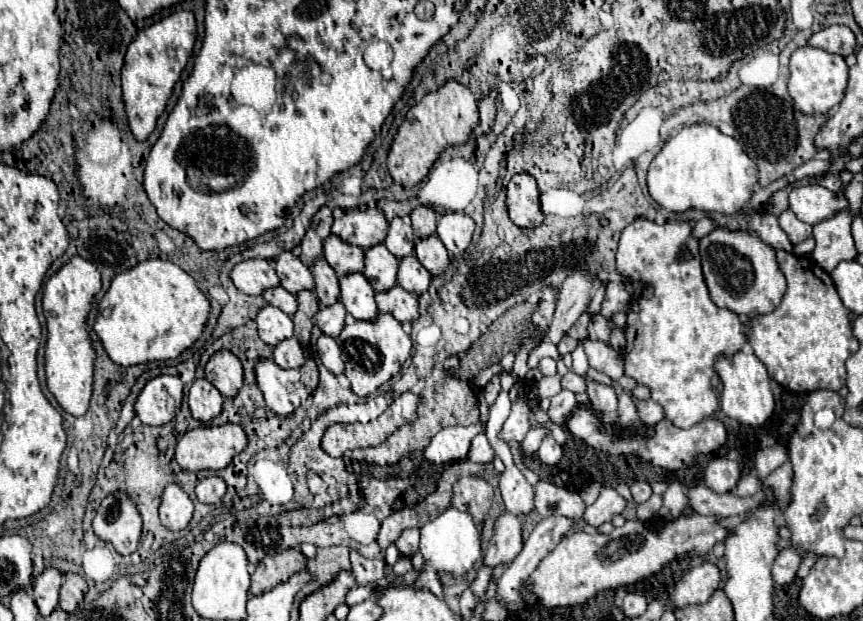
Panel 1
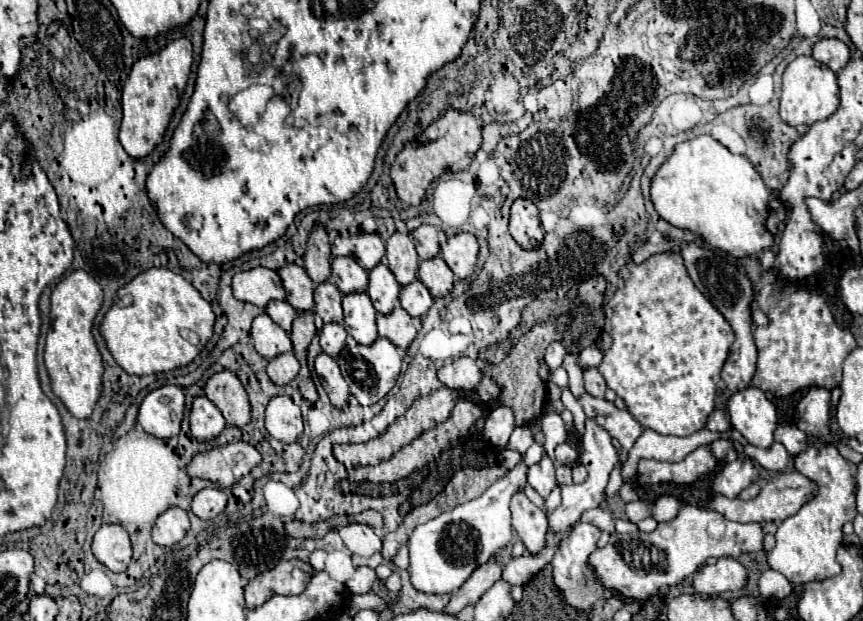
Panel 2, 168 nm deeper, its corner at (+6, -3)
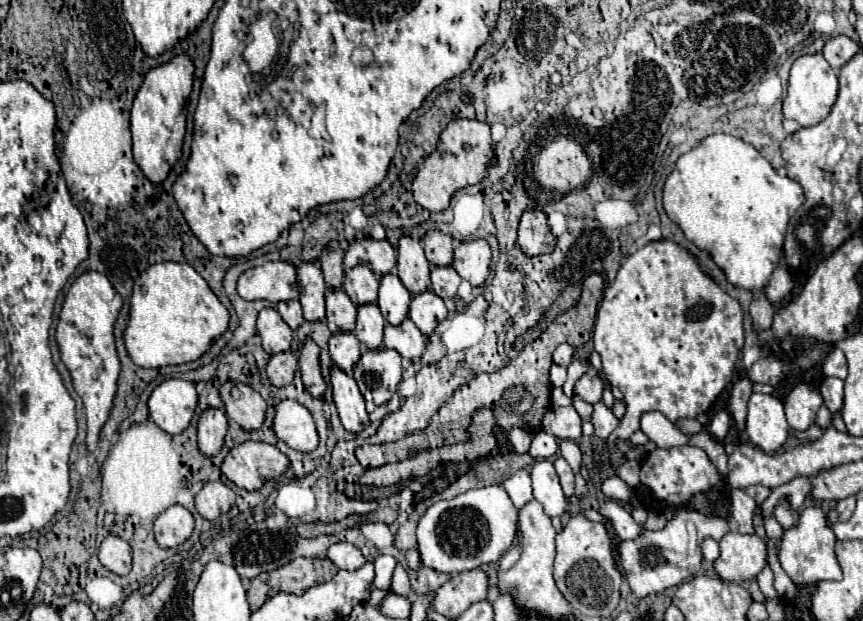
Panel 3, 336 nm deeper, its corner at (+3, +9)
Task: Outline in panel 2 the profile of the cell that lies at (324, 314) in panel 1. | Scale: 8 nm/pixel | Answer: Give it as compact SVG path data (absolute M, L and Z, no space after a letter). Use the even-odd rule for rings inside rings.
M324 324L322 328L322 334L320 334L320 346L322 346L322 352L332 356L332 358L338 358L340 350L344 348L344 342L346 342L346 330L342 324Z

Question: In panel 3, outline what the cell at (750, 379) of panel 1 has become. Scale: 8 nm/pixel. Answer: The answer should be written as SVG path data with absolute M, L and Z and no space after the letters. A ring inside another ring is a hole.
M753 392L747 406L745 432L749 440L763 452L779 450L789 436L783 404L771 394Z

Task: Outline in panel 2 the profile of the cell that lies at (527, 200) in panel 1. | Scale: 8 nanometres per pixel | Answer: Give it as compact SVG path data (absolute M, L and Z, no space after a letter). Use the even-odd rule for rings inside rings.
M516 200L510 210L510 234L524 248L534 250L544 240L538 208L530 200Z

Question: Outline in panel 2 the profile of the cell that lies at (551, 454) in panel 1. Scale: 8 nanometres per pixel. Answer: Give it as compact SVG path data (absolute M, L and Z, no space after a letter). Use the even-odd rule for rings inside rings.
M544 456L536 466L528 470L528 484L546 500L552 488L556 486L556 476L554 476L554 464L548 456Z

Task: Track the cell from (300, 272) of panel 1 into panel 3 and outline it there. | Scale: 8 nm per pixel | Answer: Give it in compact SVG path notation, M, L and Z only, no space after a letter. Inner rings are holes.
M303 262L297 266L299 282L299 302L303 306L305 320L321 320L325 316L325 282L323 274L313 262Z

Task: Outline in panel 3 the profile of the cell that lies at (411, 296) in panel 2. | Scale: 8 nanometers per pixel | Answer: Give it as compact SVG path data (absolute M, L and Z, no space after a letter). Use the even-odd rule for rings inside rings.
M425 290L421 294L415 294L409 304L409 318L417 324L417 328L429 336L433 328L447 316L445 302L433 292Z

